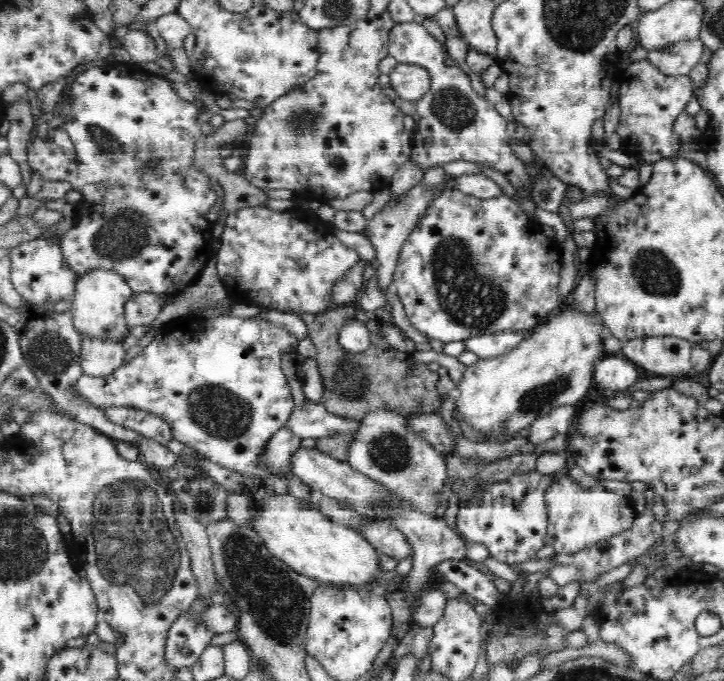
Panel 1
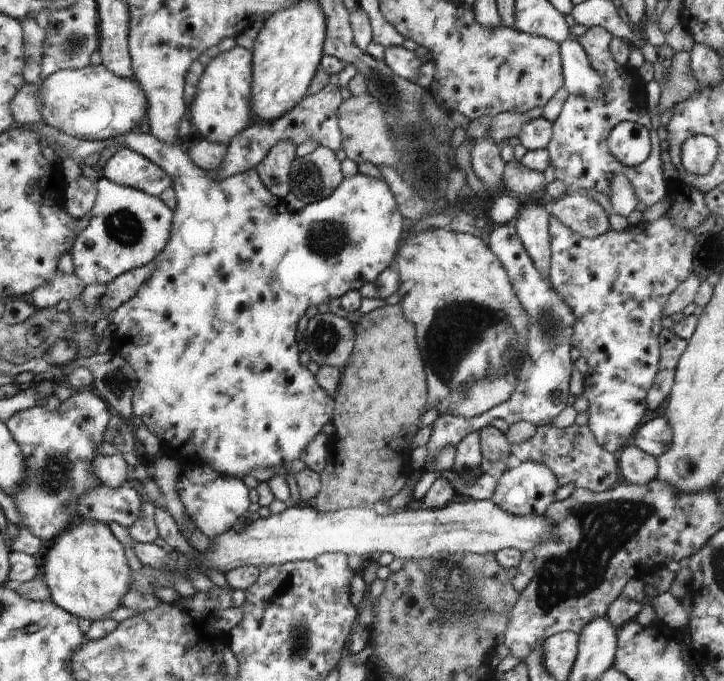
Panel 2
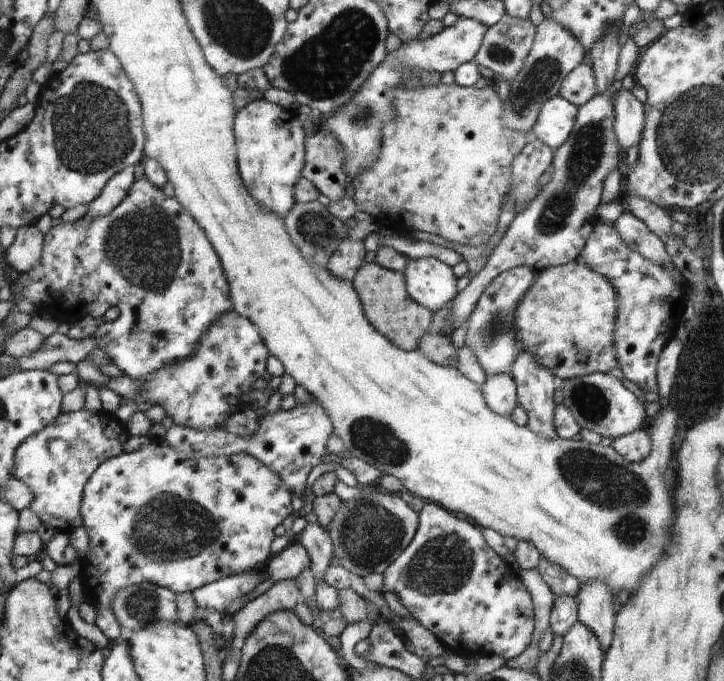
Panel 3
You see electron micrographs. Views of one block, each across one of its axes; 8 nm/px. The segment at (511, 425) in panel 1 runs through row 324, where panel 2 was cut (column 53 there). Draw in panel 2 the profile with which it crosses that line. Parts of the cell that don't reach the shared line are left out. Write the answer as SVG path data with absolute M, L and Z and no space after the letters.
M84 519L74 523L68 530L48 544L45 554L45 581L51 588L51 601L76 615L90 621L106 618L122 605L131 586L131 574L121 542L102 521Z

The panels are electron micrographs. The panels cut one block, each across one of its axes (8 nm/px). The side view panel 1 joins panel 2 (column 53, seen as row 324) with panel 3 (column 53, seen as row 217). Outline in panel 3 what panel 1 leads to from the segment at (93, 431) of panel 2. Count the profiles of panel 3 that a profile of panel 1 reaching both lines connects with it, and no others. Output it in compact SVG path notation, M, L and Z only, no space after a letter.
M100 408L96 414L80 409L60 413L48 428L28 438L16 452L16 478L26 482L36 498L30 506L44 524L70 536L83 526L83 490L103 462L118 457L120 446L126 446L128 428L119 416Z

